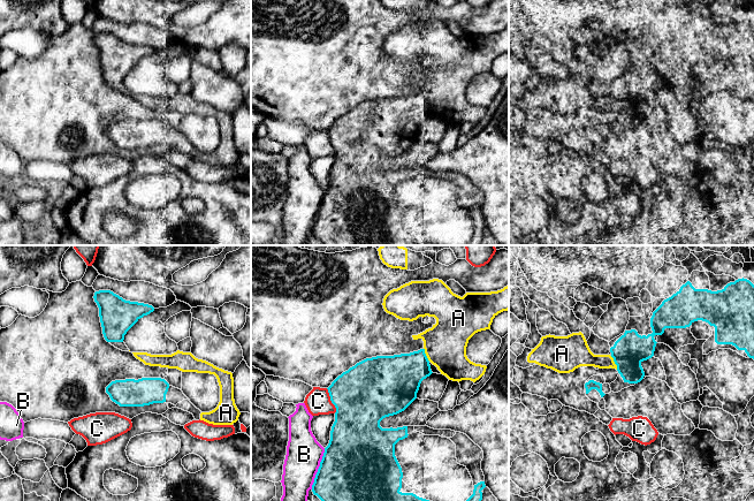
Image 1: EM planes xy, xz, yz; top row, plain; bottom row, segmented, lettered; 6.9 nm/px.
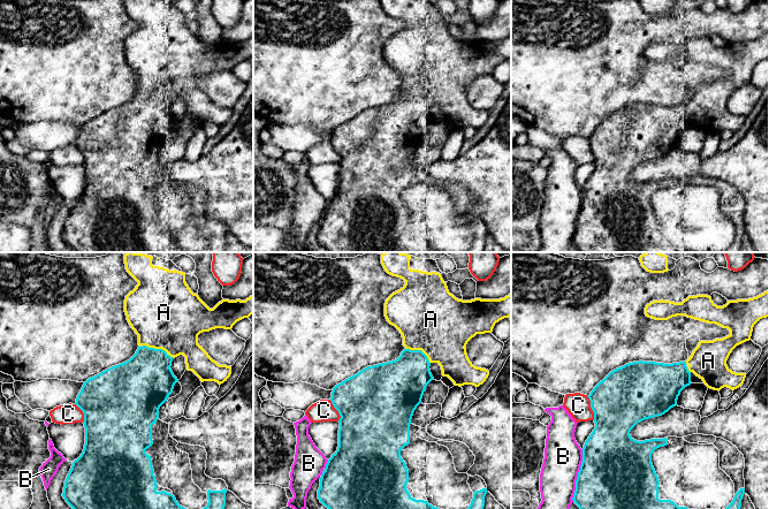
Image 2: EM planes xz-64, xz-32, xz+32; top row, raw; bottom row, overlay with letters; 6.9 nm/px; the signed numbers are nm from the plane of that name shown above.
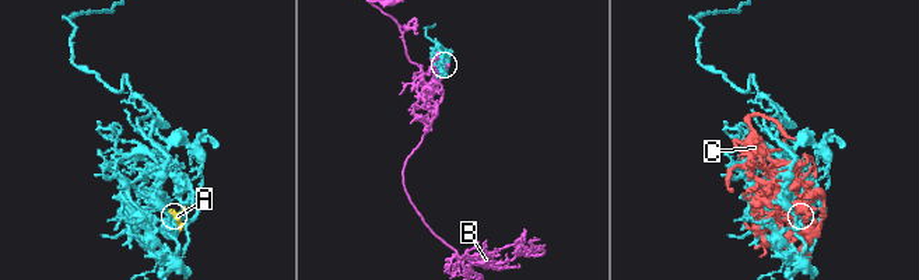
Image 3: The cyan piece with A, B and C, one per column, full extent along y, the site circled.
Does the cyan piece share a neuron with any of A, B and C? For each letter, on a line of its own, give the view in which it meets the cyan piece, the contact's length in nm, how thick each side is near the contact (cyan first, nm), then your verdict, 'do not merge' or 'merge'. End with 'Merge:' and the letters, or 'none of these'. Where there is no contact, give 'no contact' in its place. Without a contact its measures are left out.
A: contact in yz; length 110 nm; calibres 220 and 160 nm; merge
B: contact in xz; length 300 nm; calibres 460 and 260 nm; do not merge
C: contact in xz; length 190 nm; calibres 420 and 180 nm; do not merge
Merge: A

